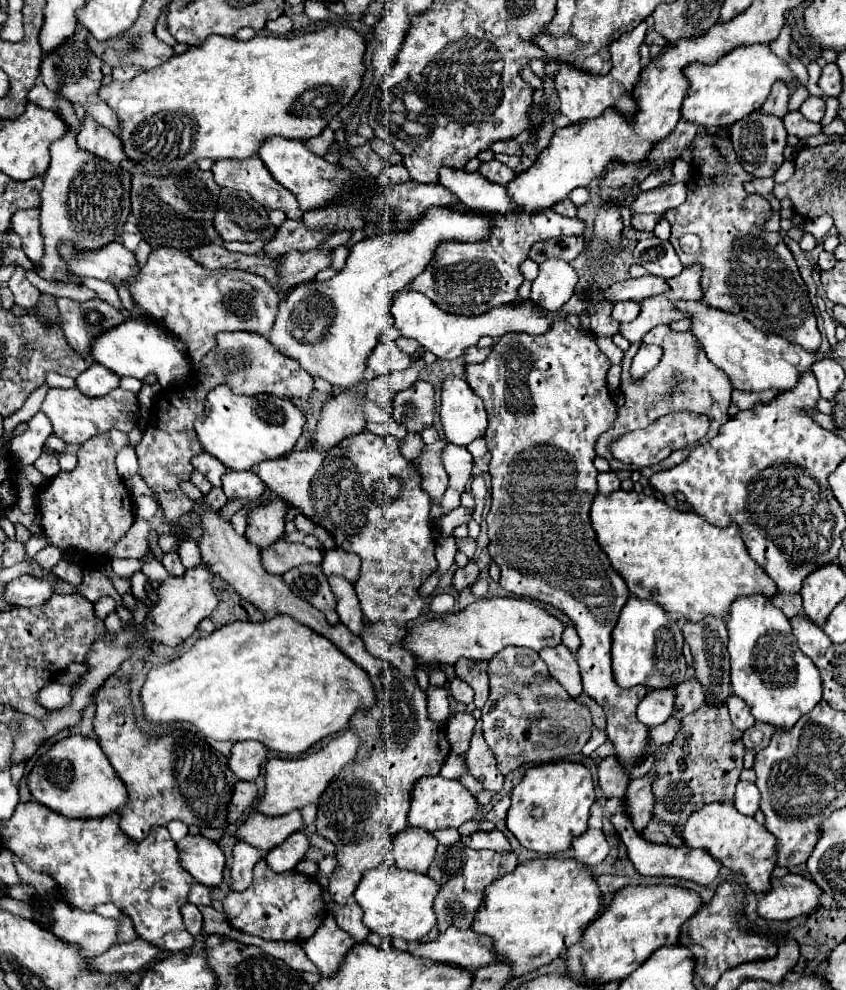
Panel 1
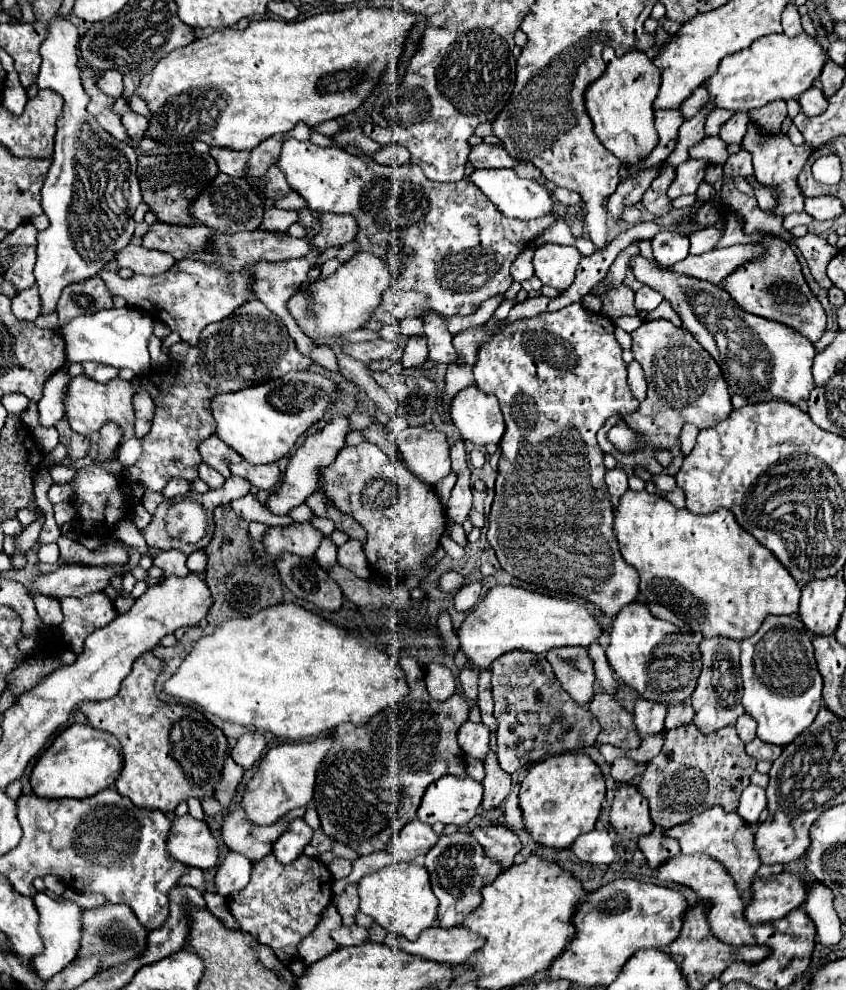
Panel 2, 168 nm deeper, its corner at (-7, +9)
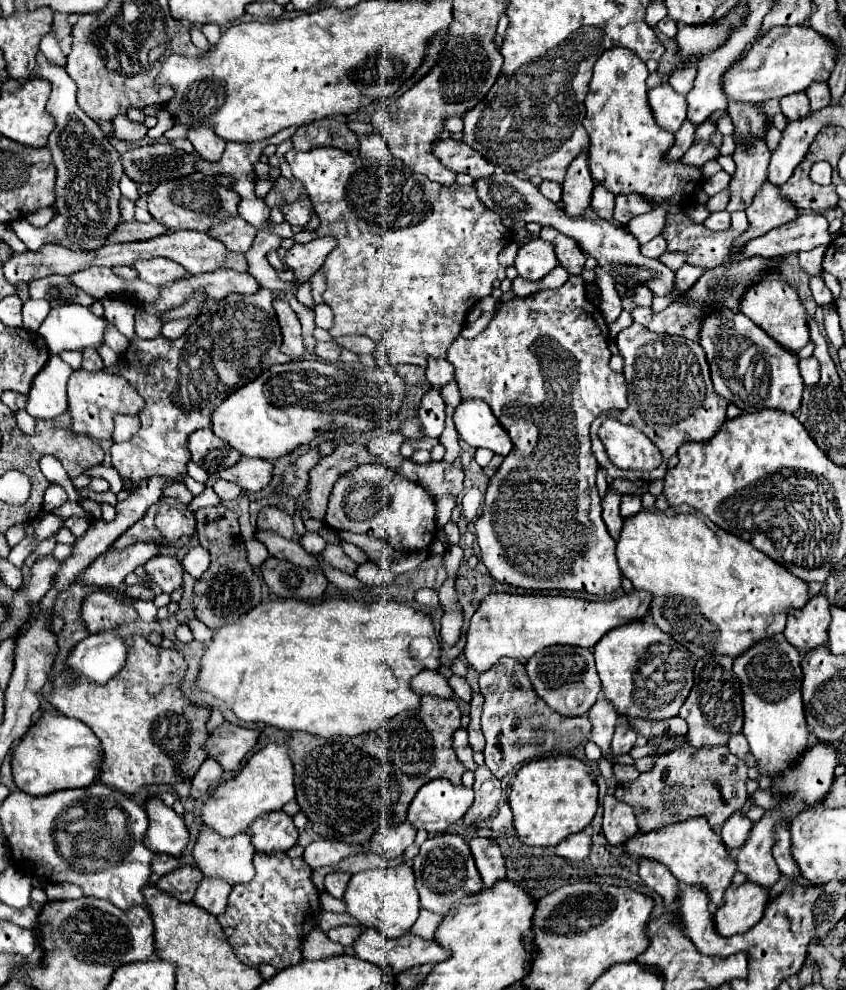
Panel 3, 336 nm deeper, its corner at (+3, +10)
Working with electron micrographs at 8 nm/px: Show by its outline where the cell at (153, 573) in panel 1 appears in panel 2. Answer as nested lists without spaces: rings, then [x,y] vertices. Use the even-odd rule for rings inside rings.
[[[123,517],[123,519],[119,521],[117,527],[115,527],[115,535],[119,537],[123,543],[127,543],[129,547],[139,549],[141,553],[147,551],[147,545],[145,545],[145,539],[143,539],[141,531],[137,529],[129,517]]]

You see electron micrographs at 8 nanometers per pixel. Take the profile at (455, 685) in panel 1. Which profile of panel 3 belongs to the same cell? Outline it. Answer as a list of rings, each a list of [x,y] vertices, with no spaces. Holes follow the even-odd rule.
[[[453,674],[453,676],[449,678],[449,686],[453,688],[453,692],[455,692],[457,698],[461,698],[461,700],[465,700],[465,702],[471,700],[471,686],[469,686],[467,678]]]

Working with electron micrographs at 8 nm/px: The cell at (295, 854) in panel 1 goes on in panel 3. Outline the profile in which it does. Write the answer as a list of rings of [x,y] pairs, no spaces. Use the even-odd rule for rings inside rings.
[[[283,810],[267,812],[265,816],[257,818],[255,824],[249,828],[249,834],[253,836],[255,850],[265,854],[287,852],[291,846],[297,844],[299,838],[293,818]]]

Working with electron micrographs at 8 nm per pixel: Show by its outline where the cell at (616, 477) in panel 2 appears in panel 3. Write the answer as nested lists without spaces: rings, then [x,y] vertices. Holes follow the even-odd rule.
[[[607,488],[607,494],[603,496],[601,500],[601,506],[603,506],[603,522],[609,530],[609,534],[617,540],[617,532],[621,532],[621,514],[619,514],[619,500],[621,500],[621,494],[615,492],[613,488]]]

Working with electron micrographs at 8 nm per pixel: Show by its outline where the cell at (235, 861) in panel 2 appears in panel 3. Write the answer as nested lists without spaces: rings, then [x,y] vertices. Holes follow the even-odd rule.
[[[205,876],[197,888],[193,904],[205,908],[213,916],[219,916],[221,912],[225,912],[229,892],[231,892],[231,884],[225,878]]]

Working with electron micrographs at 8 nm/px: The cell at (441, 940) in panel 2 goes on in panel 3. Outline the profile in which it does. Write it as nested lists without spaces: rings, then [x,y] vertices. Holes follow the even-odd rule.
[[[375,928],[363,930],[355,942],[355,954],[361,960],[369,960],[393,972],[403,972],[419,964],[437,964],[451,956],[451,952],[437,944],[437,940],[423,940],[413,932],[389,940]]]

